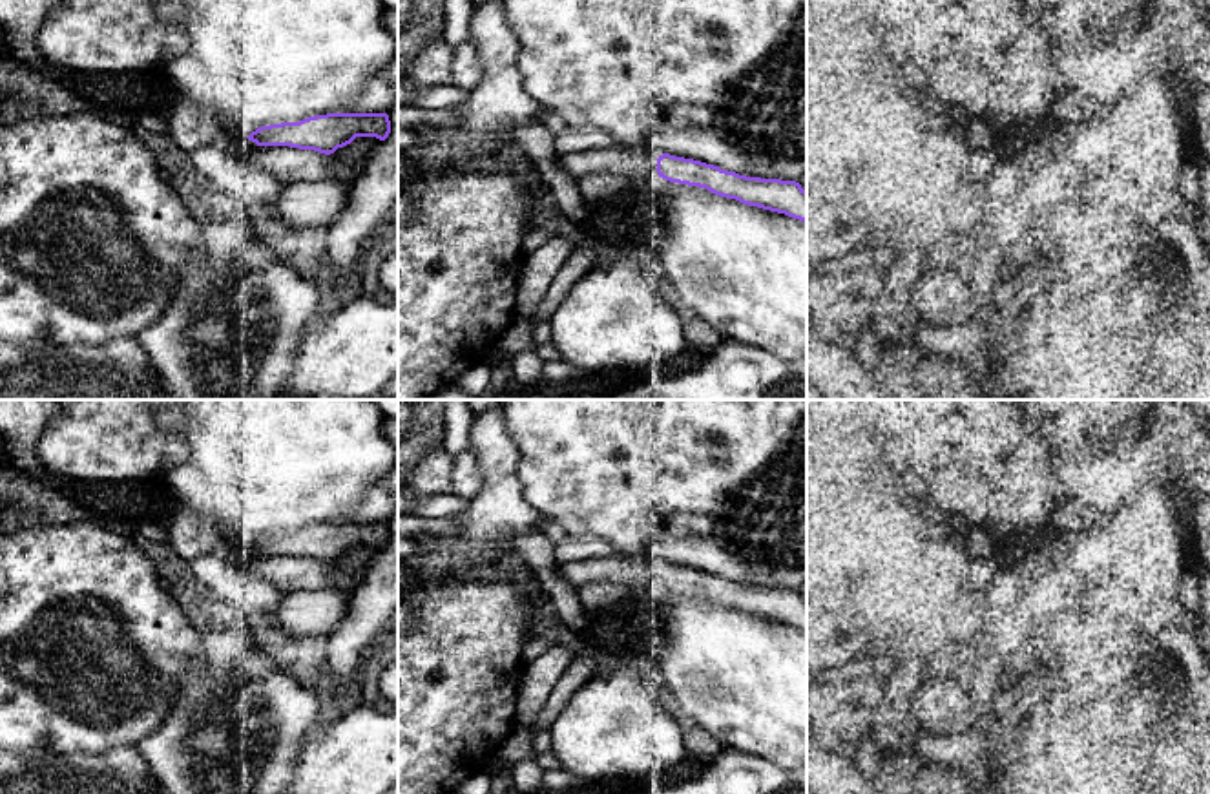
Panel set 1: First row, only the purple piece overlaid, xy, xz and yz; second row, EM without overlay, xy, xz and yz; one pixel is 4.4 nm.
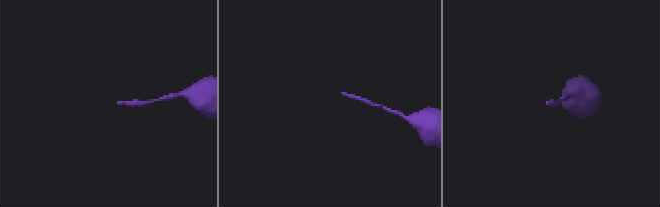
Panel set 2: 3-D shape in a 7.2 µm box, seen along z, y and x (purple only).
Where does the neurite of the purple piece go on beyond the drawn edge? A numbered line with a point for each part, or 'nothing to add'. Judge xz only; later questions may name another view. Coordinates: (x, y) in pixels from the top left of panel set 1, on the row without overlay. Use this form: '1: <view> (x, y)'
1: xz (634, 572)

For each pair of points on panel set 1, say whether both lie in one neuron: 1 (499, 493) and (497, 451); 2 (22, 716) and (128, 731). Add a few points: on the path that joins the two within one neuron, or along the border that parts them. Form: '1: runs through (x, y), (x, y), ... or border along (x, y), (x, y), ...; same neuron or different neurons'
1: runs through (499, 482), (497, 462); same neuron
2: runs through (48, 716), (61, 716), (88, 731), (103, 731); same neuron

